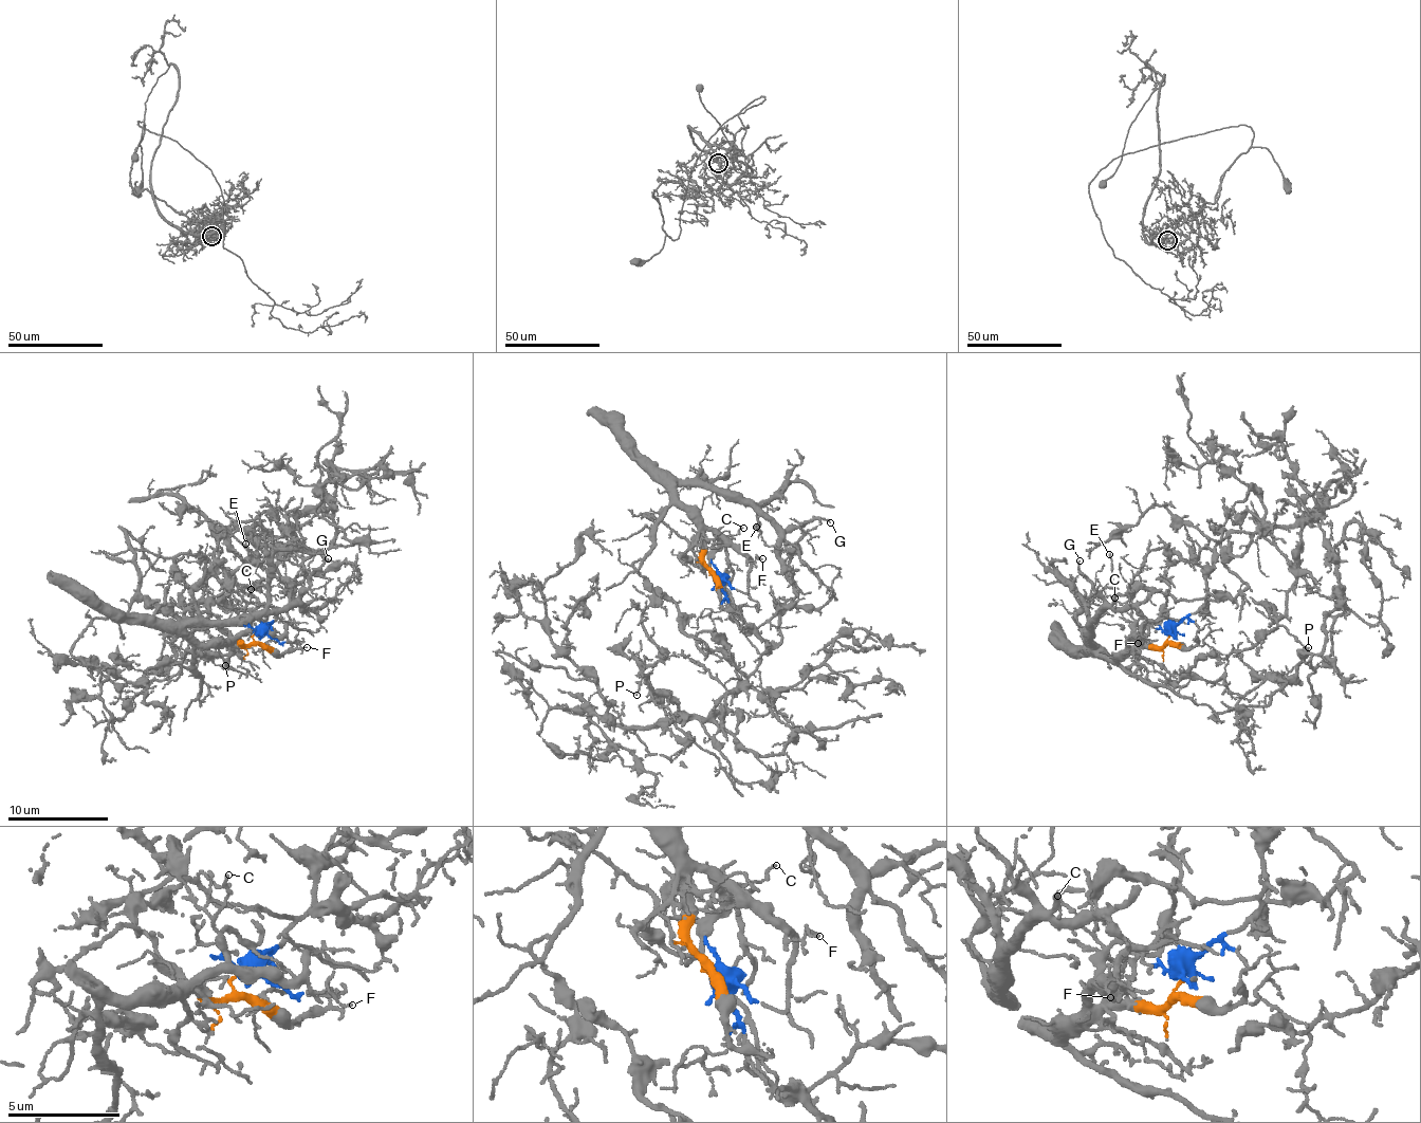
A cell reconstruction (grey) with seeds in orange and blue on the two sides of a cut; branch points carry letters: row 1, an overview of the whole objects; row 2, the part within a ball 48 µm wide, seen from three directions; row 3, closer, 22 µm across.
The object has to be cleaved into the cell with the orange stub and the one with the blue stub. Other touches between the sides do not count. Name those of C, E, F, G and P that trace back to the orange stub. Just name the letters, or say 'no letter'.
C, E, F, G

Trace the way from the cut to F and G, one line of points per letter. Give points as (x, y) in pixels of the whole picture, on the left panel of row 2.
F: (256, 634), (246, 645), (243, 636), (268, 630), (307, 646)
G: (256, 634), (246, 645), (225, 639), (199, 642), (188, 631), (190, 625), (276, 614), (298, 599), (328, 558)

